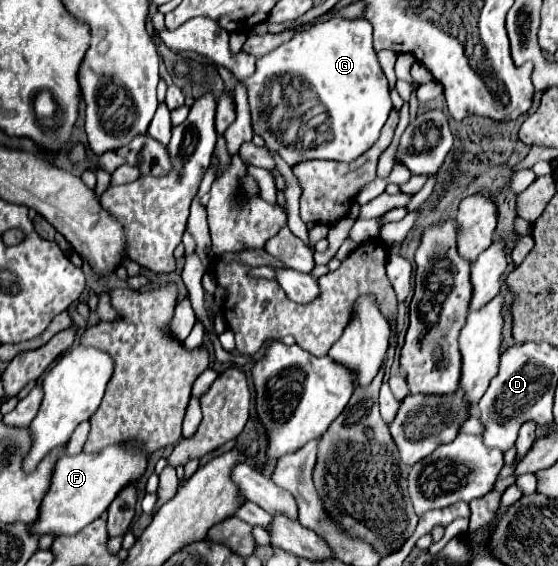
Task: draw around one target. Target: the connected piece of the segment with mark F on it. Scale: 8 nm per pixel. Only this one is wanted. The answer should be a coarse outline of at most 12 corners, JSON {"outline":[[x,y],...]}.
{"outline":[[130,445],[60,455],[32,535],[76,535],[144,473]]}

